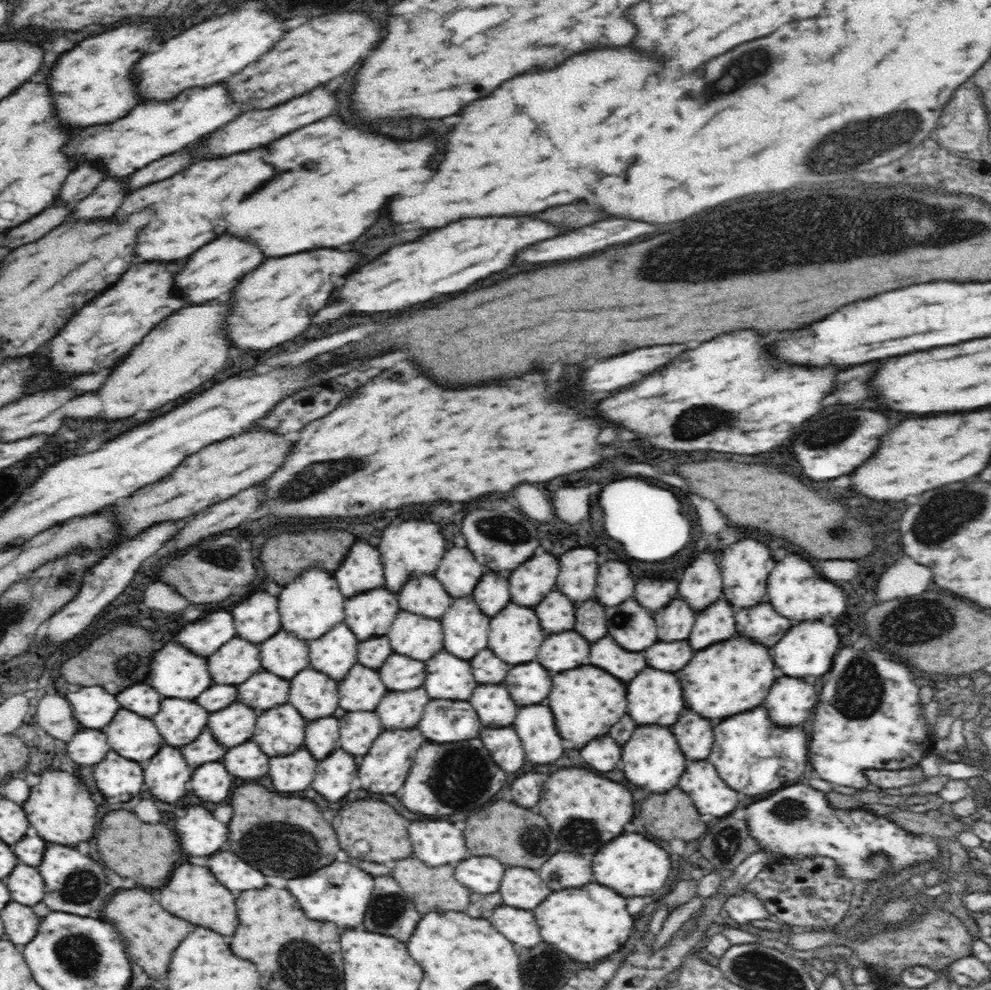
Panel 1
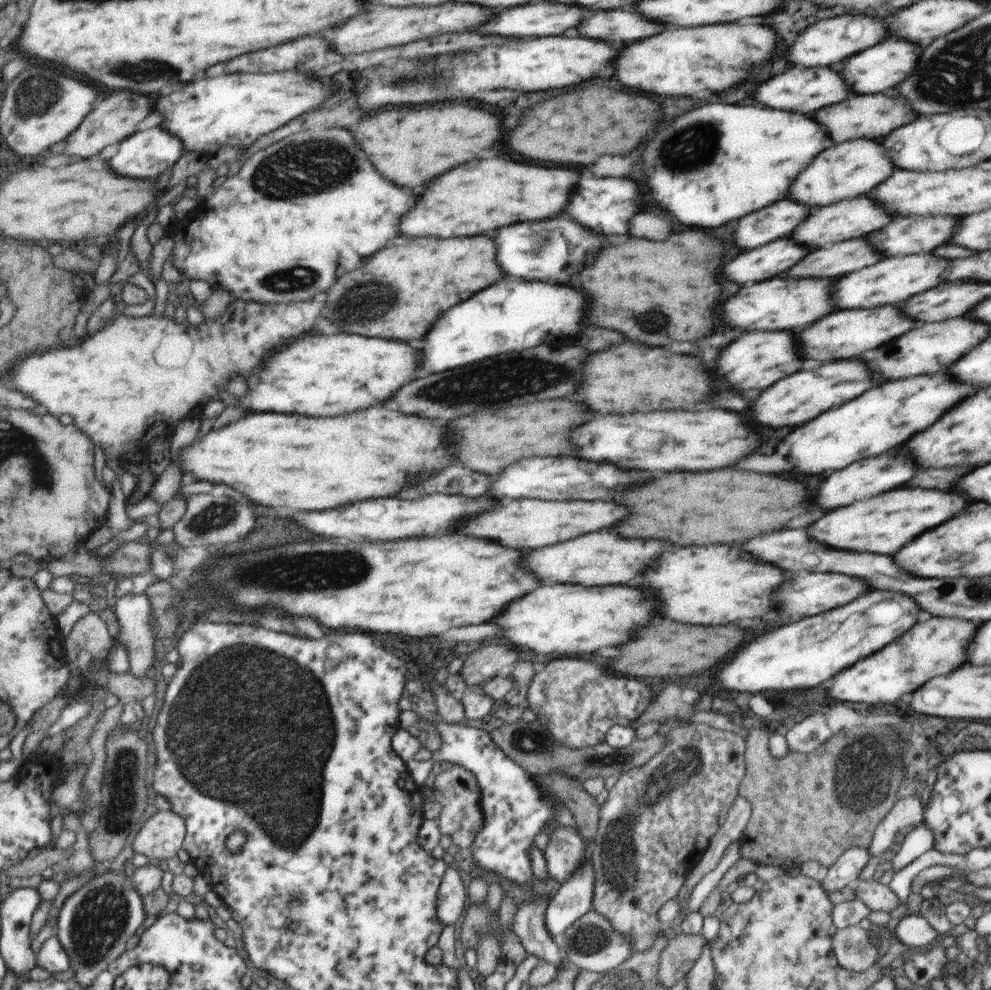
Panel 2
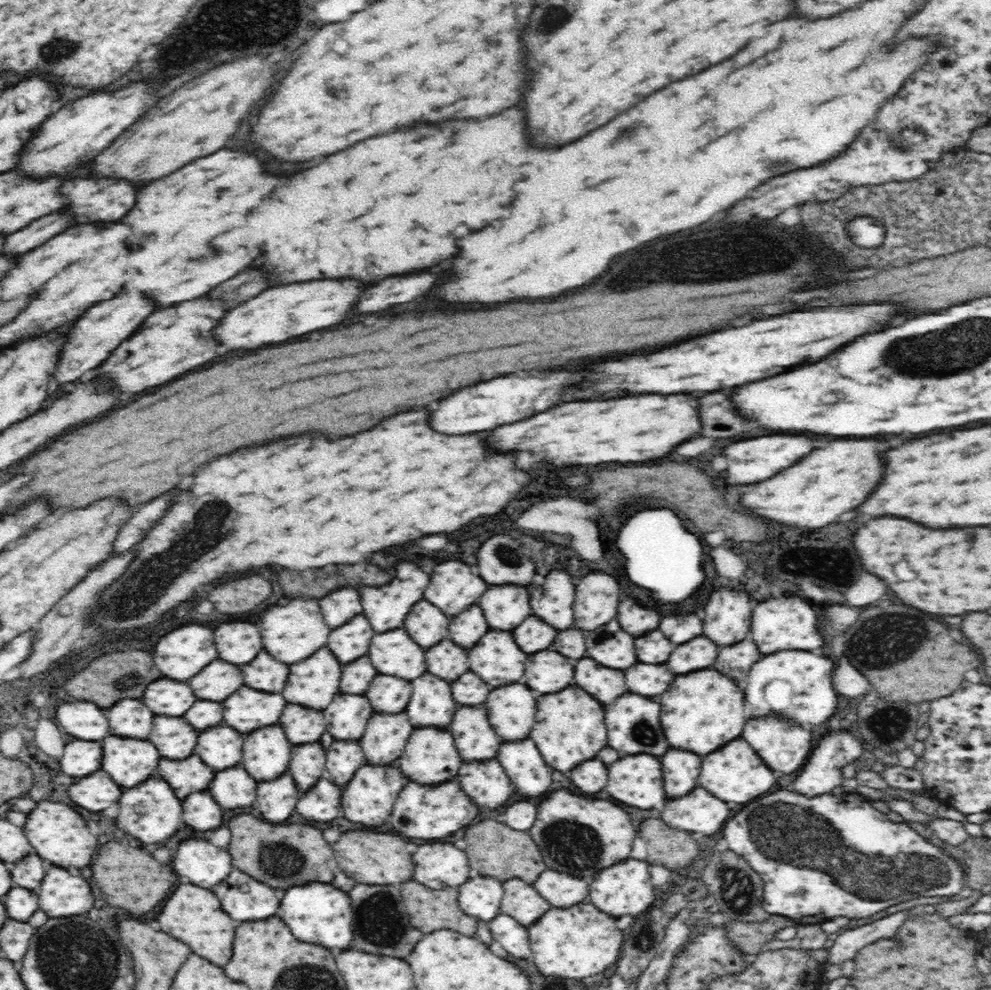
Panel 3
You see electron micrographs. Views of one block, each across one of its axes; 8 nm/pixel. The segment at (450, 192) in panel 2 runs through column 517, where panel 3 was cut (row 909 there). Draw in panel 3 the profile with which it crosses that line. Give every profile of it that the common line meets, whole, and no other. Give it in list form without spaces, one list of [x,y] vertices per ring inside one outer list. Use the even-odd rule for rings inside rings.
[[[182,884],[172,892],[158,916],[158,924],[160,928],[164,928],[164,932],[176,936],[176,940],[184,940],[184,944],[188,944],[194,954],[212,960],[212,964],[220,964],[220,968],[226,966],[232,958],[234,930],[240,926],[236,920],[230,920],[230,916],[220,908],[218,898],[210,890],[192,884]]]

